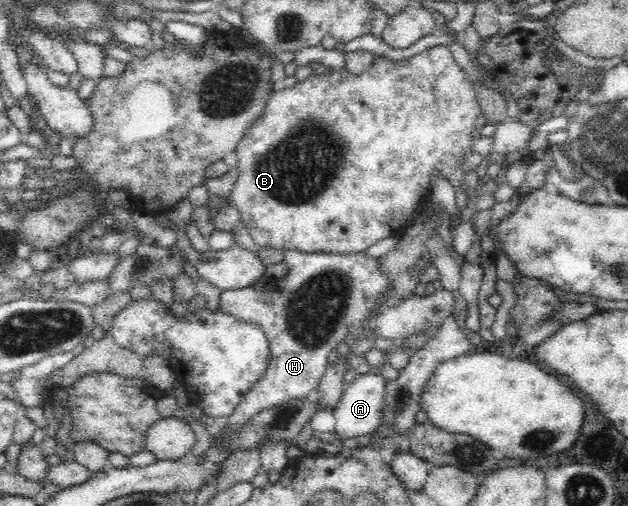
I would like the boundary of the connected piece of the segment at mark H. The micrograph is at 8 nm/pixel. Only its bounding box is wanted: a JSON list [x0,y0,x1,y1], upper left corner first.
[218,251,393,428]

